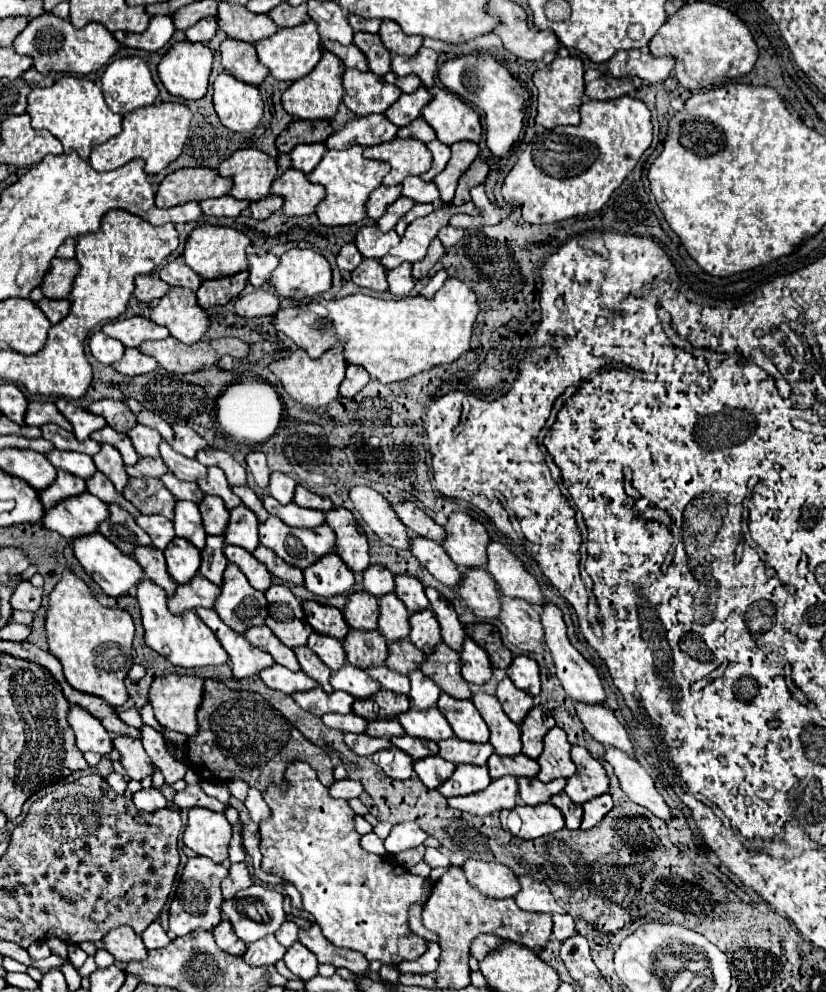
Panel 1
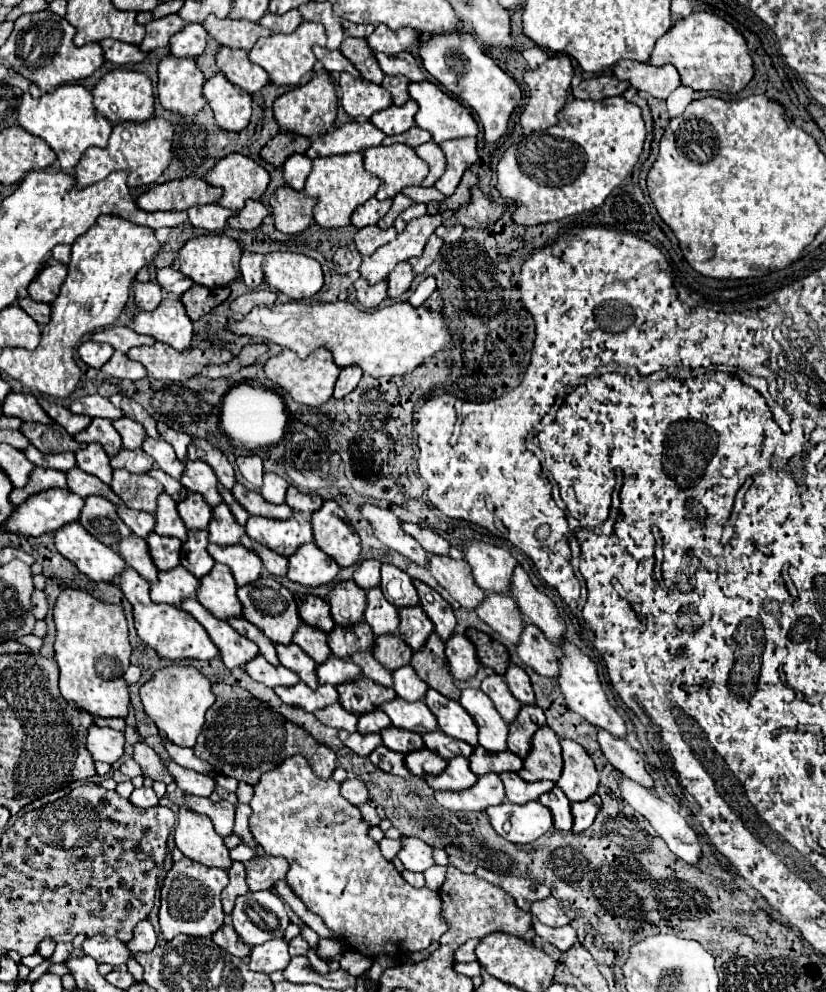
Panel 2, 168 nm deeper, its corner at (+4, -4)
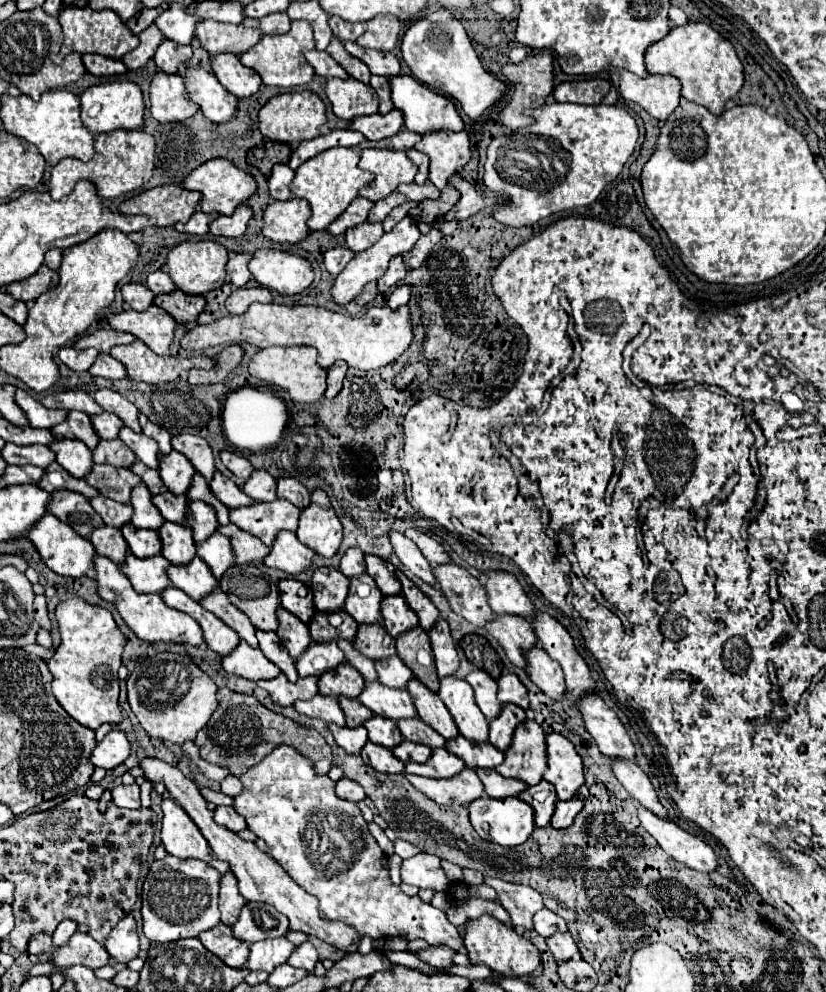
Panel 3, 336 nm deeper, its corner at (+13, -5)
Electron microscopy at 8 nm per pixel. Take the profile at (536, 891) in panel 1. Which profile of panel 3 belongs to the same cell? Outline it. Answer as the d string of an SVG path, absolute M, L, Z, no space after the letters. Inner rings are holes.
M540 909L540 911L536 911L534 913L534 931L538 933L538 935L542 935L542 937L550 937L550 935L554 935L554 933L558 933L558 931L568 931L566 929L566 923L562 921L562 917L560 915L556 915L554 911L550 911L550 909Z

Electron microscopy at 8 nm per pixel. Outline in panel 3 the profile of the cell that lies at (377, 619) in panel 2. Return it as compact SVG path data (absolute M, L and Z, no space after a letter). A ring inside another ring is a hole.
M364 573L360 575L360 579L352 579L350 581L350 593L344 605L344 611L354 617L360 625L372 625L372 623L380 623L382 619L382 593L376 587L374 579Z

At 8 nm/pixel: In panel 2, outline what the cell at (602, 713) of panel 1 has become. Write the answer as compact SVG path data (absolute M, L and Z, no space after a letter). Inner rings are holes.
M599 730L599 744L601 750L605 754L605 758L629 780L639 782L641 786L653 790L653 778L647 774L645 770L645 762L643 758L637 754L637 750L633 750L625 740L619 738L611 738L611 734L607 734L605 730Z

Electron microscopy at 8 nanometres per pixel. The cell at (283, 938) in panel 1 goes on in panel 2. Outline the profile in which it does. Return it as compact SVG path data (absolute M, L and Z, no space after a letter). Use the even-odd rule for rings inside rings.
M297 936L289 942L289 954L291 956L307 956L307 950L309 950L309 944L301 936Z

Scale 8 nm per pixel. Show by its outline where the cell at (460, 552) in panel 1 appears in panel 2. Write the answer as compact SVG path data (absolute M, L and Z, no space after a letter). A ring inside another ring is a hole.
M467 542L465 560L473 570L475 582L493 594L507 594L511 584L511 574L517 566L517 560L507 554L507 550L485 544L485 542Z

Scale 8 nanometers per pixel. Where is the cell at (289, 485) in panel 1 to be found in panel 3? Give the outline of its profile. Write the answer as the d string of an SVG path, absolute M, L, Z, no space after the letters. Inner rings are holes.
M256 469L252 477L242 485L242 491L254 501L274 501L276 499L276 479L266 469Z

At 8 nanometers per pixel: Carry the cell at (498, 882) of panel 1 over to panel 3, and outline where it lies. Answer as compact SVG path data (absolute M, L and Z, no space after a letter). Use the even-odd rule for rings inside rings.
M484 877L484 883L496 889L498 901L512 917L512 925L532 929L534 911L544 907L542 895L536 889L532 889L528 885L508 883L508 881L502 881L496 877Z

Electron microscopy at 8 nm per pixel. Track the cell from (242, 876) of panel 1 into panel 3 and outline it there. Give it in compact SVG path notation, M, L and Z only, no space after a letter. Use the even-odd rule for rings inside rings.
M230 871L224 873L220 877L220 901L218 901L224 925L236 923L242 903L246 903L246 899L242 899L242 895L238 893L238 881L234 879L234 875Z

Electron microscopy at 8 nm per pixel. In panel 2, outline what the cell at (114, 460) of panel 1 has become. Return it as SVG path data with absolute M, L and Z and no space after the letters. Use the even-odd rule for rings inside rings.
M87 444L85 448L75 452L75 460L77 466L87 472L97 476L101 482L109 484L111 482L111 466L109 466L109 456L105 454L105 450L99 444Z

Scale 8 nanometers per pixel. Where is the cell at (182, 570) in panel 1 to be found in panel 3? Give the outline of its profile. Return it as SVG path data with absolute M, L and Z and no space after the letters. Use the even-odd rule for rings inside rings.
M128 523L126 527L122 527L124 539L128 541L130 551L140 557L140 559L148 559L150 555L160 555L162 553L162 541L158 539L158 531L150 531L150 529L136 529L132 523Z

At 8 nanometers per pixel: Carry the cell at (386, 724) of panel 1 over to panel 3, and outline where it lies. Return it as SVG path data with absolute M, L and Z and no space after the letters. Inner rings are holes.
M338 697L340 707L346 715L346 727L360 727L364 721L368 721L372 715L372 711L368 711L368 707L362 707L362 703L358 703L358 699L346 699L346 697Z

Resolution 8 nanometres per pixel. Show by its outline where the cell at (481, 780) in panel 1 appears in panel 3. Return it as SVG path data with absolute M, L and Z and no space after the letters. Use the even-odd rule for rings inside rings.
M446 749L432 751L432 757L426 763L406 763L406 773L430 779L450 779L458 775L462 769L464 763L456 755L450 755Z

